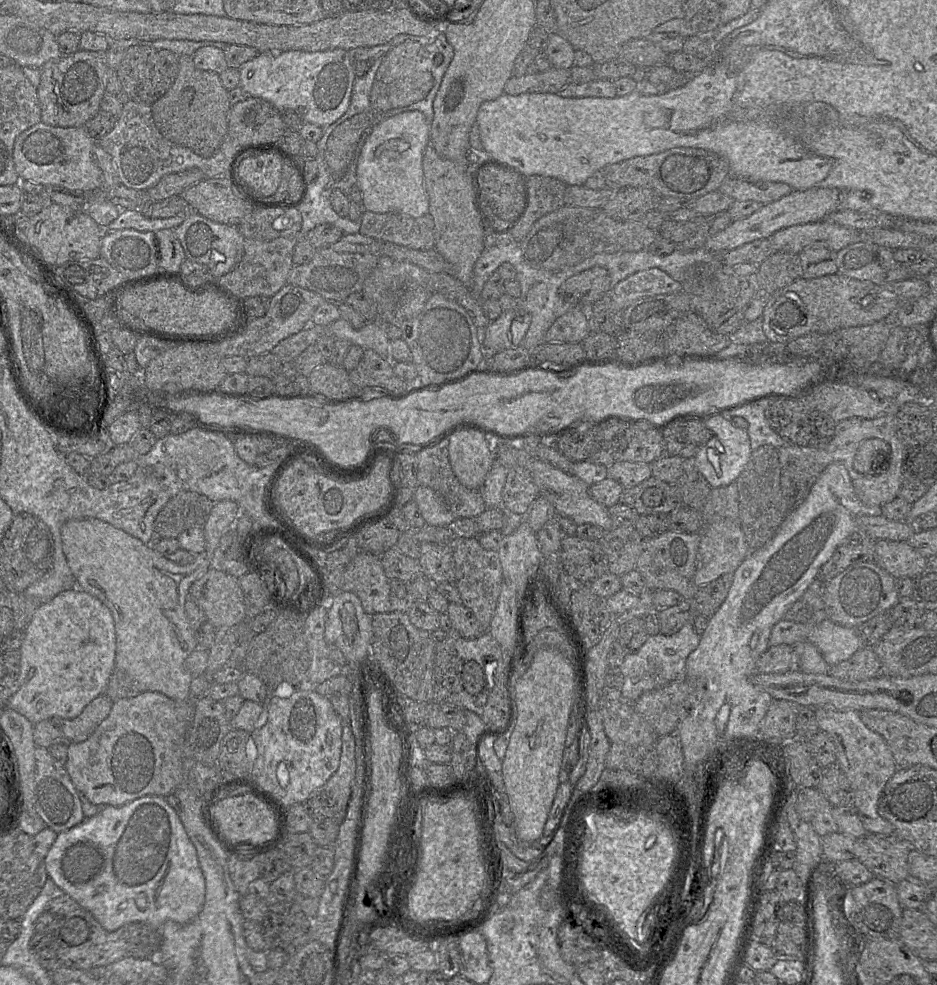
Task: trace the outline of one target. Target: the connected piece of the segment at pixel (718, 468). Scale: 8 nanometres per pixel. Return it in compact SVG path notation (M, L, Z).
M720 416L703 423L711 431L711 438L699 448L695 456L697 471L705 478L711 489L728 486L736 481L751 457L752 449L747 430L734 427L728 418Z

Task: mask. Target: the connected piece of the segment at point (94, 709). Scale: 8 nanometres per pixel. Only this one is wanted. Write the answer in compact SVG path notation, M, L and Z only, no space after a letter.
M103 694L92 700L76 718L64 719L62 731L65 741L69 743L85 741L109 715L112 704L113 702Z

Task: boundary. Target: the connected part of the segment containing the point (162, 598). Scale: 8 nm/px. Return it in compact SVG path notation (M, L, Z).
M235 501L215 502L203 526L204 550L194 554L194 561L184 566L173 563L138 538L100 519L71 519L61 527L63 552L76 578L76 586L98 598L110 609L116 633L115 666L133 679L134 689L138 693L154 691L175 701L196 701L190 695L193 676L185 669L184 661L197 648L197 630L187 620L185 601L190 585L211 567L220 538L233 527L239 515L240 507Z

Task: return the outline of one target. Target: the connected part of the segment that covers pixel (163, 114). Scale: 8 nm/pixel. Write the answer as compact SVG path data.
M180 56L177 78L168 91L151 105L154 122L173 143L187 147L204 158L211 157L228 134L228 92L219 74L197 69L192 56Z

